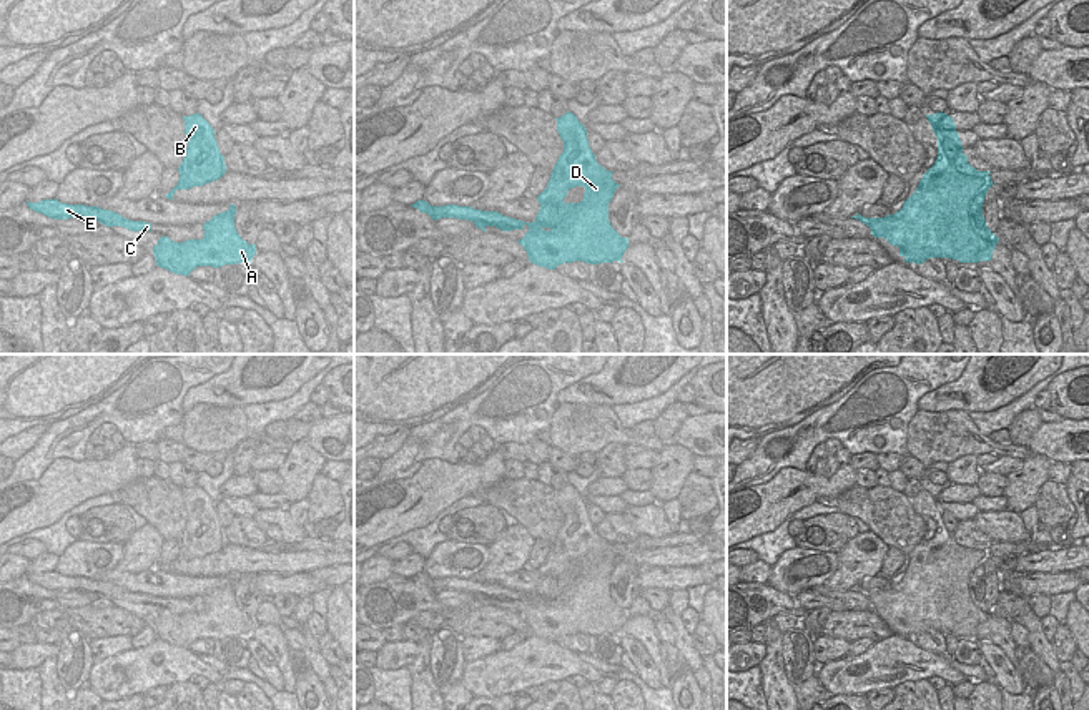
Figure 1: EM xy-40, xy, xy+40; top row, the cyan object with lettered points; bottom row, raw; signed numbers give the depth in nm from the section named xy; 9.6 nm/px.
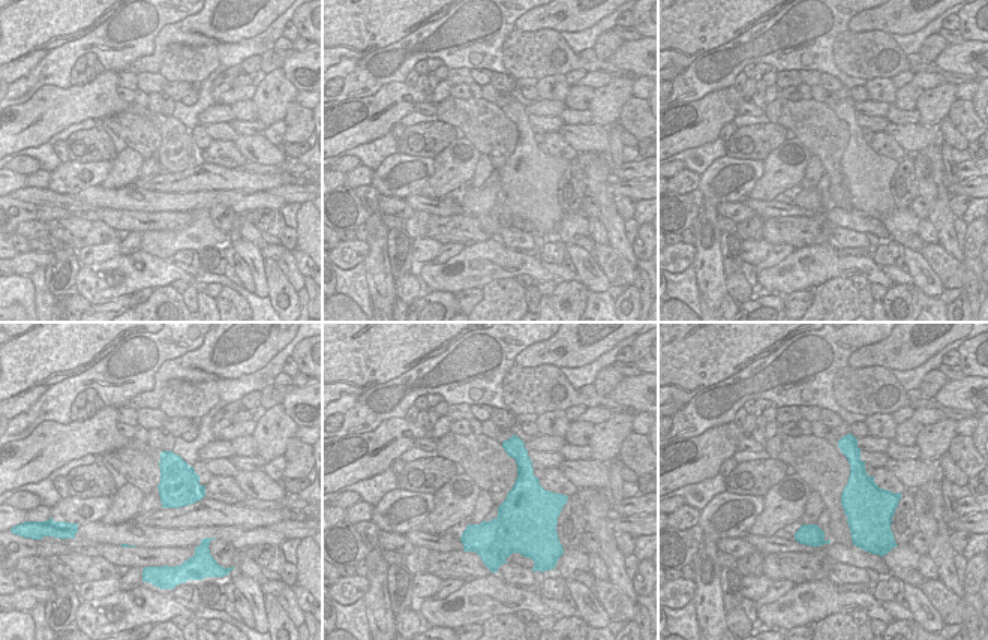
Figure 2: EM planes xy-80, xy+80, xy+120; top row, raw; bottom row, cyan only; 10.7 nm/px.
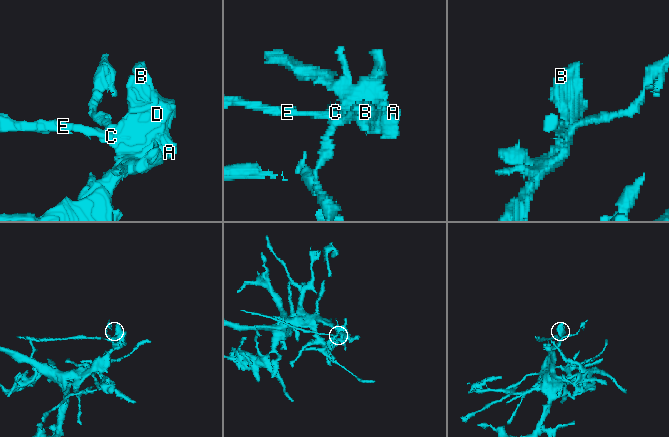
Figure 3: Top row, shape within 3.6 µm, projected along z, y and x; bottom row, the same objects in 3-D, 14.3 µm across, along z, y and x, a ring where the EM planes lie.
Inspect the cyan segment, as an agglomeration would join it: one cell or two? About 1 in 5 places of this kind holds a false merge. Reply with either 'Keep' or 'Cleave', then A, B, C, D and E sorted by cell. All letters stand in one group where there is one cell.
Cleave. Groups: A B C D / E.

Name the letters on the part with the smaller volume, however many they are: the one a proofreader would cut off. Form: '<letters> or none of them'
E

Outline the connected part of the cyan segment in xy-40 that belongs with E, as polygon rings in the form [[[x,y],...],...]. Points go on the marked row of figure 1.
[[[55,198],[43,200],[38,203],[27,201],[27,205],[30,210],[53,219],[85,218],[85,219],[100,221],[101,224],[108,228],[116,223],[131,221],[110,210],[101,210],[98,206],[85,206],[85,205],[67,205],[67,203],[60,203]]]

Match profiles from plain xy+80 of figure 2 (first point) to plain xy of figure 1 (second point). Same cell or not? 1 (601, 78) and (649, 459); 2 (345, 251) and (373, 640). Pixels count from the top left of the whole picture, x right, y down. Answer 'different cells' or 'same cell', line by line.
1: same cell
2: different cells

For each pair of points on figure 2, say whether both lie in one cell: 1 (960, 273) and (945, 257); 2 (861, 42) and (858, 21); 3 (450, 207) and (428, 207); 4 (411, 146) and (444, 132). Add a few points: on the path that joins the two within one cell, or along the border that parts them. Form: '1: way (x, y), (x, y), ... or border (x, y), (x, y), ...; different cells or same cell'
1: way (957, 269), (949, 261); same cell
2: border (849, 29), (895, 30); different cells
3: way (444, 207), (434, 207); same cell
4: way (419, 140), (423, 135), (437, 135); same cell

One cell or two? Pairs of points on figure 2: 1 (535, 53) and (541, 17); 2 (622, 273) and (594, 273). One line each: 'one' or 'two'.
1: two
2: two

